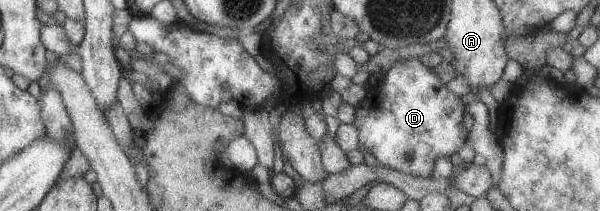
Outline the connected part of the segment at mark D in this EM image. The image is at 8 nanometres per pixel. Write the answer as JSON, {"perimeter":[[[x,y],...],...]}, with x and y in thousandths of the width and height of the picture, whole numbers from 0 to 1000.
{"perimeter":[[[698,270],[658,294],[638,336],[635,370],[615,403],[605,469],[590,507],[588,592],[595,611],[595,678],[625,744],[628,773],[645,801],[712,848],[722,825],[722,782],[732,744],[750,744],[777,673],[772,602],[773,483],[762,445],[747,431],[742,393],[708,318]]]}

